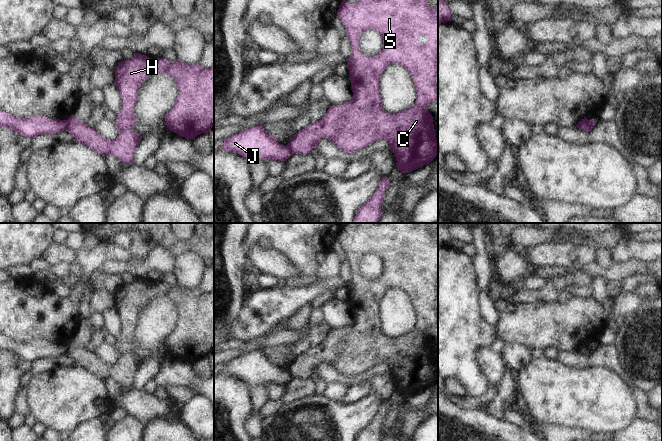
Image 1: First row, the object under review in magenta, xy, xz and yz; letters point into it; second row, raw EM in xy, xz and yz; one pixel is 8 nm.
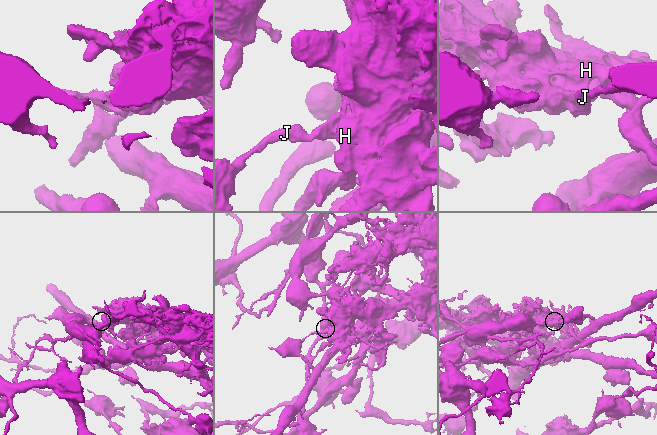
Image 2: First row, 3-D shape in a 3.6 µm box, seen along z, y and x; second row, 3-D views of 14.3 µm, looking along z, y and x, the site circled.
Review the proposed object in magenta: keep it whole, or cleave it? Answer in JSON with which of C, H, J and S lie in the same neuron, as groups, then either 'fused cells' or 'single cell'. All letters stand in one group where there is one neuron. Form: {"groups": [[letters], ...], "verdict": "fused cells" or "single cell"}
{"groups": [["C", "H", "S"], ["J"]], "verdict": "fused cells"}

